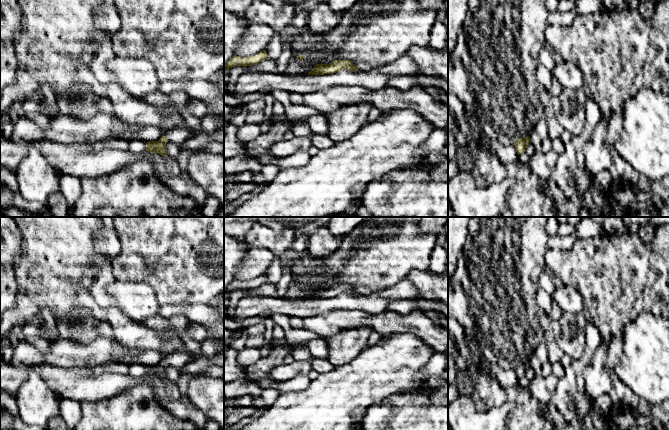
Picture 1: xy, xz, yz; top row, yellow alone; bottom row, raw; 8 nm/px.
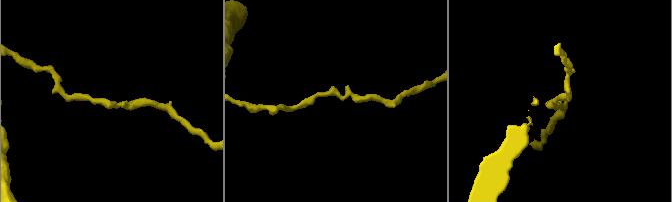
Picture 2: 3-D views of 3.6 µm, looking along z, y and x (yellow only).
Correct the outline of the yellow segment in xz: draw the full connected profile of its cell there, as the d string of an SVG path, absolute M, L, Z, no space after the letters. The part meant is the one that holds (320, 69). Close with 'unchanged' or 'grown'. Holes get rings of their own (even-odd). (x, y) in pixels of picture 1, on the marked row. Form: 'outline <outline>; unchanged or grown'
outline M334 60L329 64L317 64L308 73L308 75L324 75L333 74L340 70L358 71L359 69L349 60Z; unchanged

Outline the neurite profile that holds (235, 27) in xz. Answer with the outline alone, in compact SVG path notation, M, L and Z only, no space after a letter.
M224 10L224 66L234 56L237 43L244 37L250 24L245 17Z

